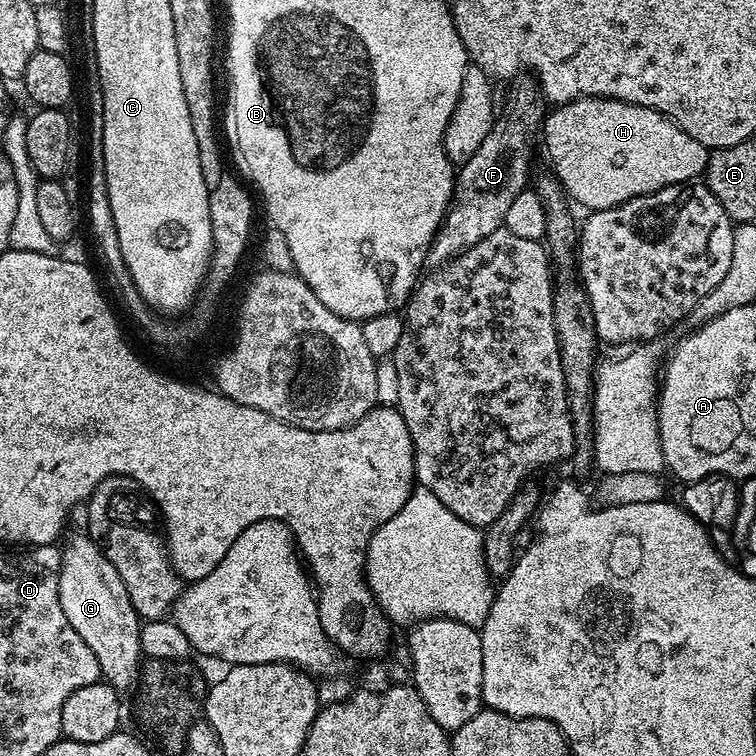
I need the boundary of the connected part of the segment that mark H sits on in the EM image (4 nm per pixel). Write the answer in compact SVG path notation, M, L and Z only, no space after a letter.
M584 96L581 100L553 107L551 111L542 120L544 144L552 159L551 171L563 191L587 210L612 208L635 196L648 196L651 192L669 188L671 184L687 184L703 177L709 149L654 110L621 100L607 100L604 96Z

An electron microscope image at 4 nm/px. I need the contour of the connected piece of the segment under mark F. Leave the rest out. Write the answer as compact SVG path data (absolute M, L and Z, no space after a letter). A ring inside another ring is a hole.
M524 92L513 98L512 108L520 113L505 120L497 119L486 138L482 138L482 146L478 146L478 150L474 150L474 154L459 165L454 176L452 203L448 205L448 213L428 247L429 265L443 266L458 253L474 246L474 242L486 238L486 234L494 234L494 230L502 227L510 202L514 202L519 192L525 191L528 156L524 151L528 148L532 131L535 128L537 131L541 123L542 112L536 109L535 102Z

